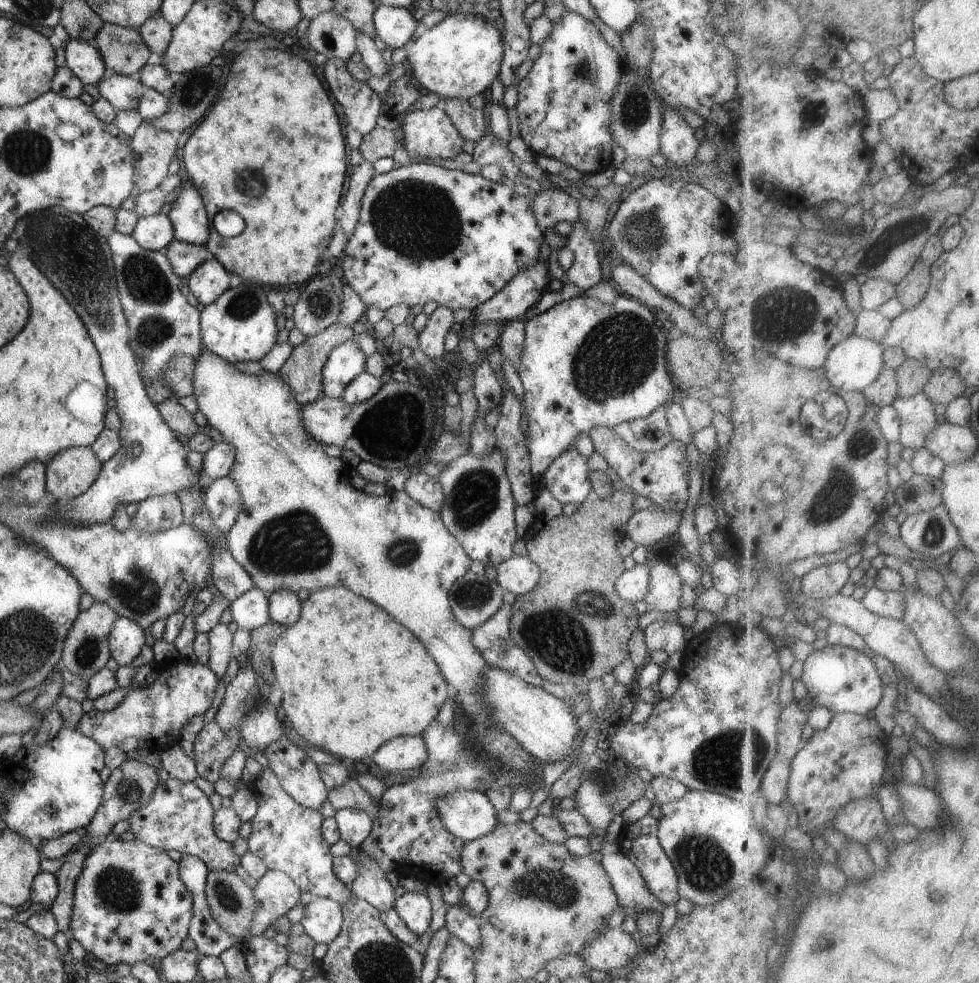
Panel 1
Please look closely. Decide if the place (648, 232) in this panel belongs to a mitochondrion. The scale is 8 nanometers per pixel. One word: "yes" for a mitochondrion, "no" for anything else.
yes

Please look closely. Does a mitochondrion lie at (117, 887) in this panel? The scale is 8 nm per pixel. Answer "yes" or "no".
yes

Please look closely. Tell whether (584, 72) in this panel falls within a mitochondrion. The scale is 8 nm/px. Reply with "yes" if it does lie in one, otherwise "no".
yes

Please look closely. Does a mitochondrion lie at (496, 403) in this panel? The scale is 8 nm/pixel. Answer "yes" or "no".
no

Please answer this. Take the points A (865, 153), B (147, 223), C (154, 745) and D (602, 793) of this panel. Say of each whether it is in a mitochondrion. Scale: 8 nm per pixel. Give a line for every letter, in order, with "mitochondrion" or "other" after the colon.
A: other
B: other
C: other
D: mitochondrion

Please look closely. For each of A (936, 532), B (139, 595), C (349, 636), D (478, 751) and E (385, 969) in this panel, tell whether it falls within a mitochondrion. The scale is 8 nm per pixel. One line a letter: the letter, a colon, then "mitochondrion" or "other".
A: mitochondrion
B: mitochondrion
C: other
D: other
E: mitochondrion

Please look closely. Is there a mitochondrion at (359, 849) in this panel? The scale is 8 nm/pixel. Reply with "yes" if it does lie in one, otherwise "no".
no

